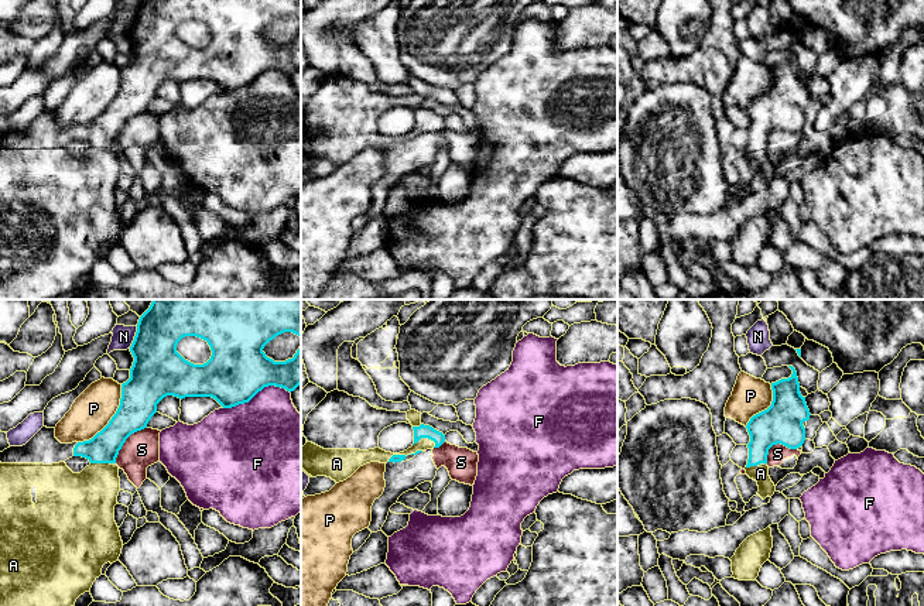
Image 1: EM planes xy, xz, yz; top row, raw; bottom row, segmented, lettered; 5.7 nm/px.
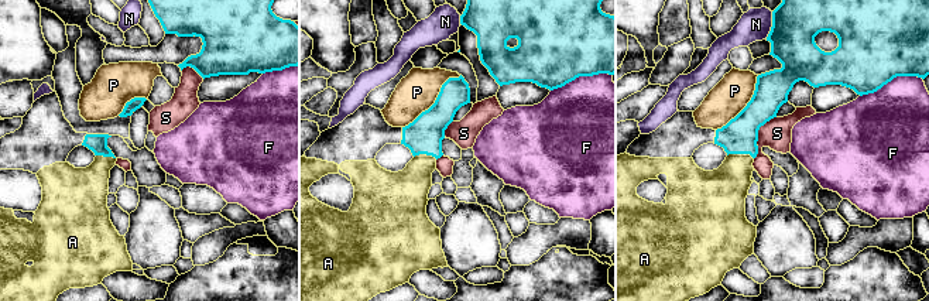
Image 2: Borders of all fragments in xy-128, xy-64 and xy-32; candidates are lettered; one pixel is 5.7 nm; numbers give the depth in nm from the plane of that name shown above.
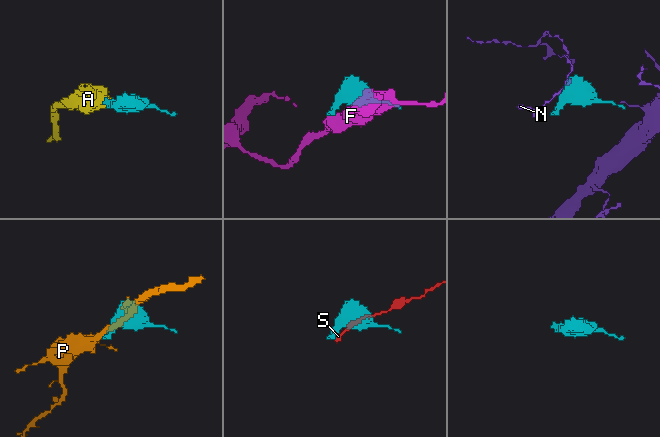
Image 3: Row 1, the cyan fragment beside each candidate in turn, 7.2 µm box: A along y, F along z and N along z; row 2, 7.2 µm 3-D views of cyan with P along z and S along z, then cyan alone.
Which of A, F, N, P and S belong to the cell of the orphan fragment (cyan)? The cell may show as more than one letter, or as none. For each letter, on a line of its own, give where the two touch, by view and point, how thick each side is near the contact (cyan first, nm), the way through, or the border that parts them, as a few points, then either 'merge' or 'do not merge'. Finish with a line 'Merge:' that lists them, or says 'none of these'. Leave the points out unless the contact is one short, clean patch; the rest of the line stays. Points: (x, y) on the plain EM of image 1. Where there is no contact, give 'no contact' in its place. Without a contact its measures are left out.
A: xz (424, 120) | 80/70 nm | across xz (423, 115), (424, 120), (424, 127) | merge
F: xy (256, 76) | 340/440 nm | do not merge
N: xy (134, 21) | 300/120 nm | do not merge
P: xy (112, 102) | 220/220 nm | do not merge
S: xy (125, 125) | 220/200 nm | do not merge
Merge: A

